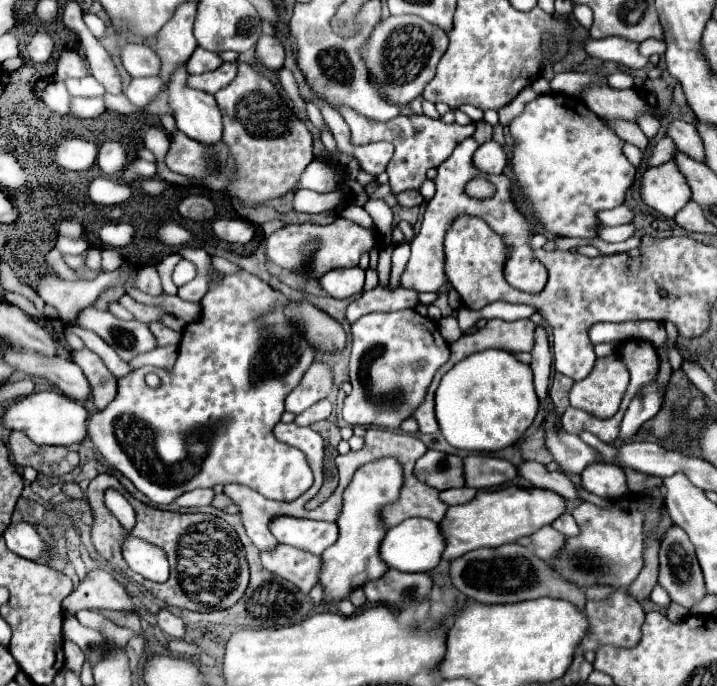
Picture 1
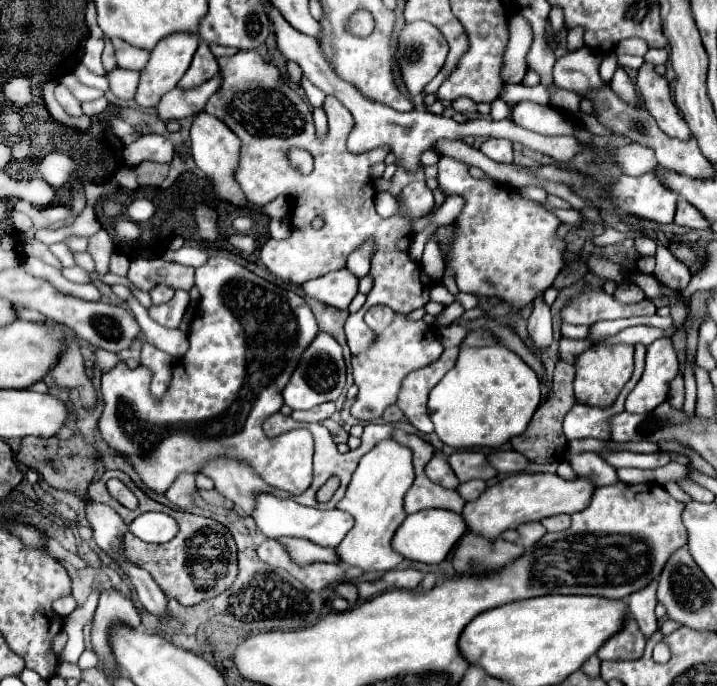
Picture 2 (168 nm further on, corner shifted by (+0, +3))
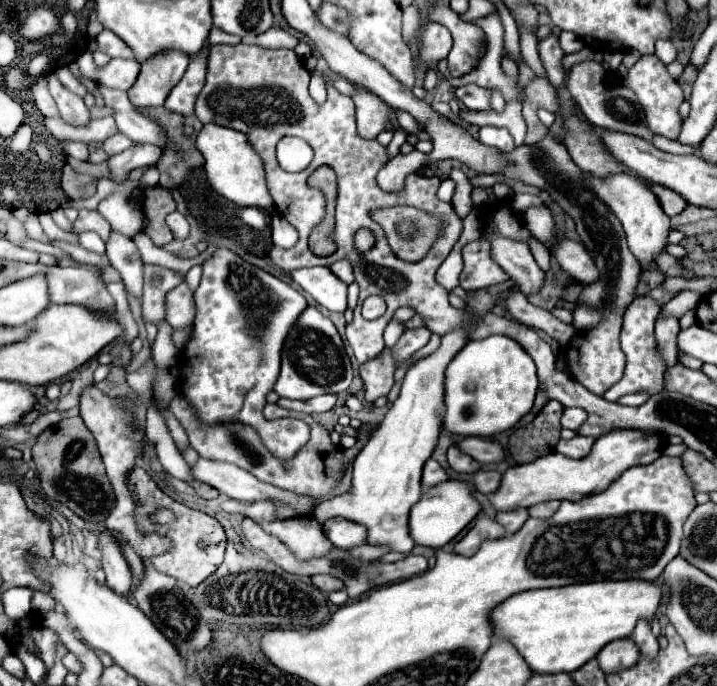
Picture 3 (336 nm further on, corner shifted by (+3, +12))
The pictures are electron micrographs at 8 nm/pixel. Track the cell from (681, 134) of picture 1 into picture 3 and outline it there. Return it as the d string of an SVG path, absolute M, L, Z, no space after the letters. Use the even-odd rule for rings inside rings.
M655 54L641 56L629 68L629 74L625 78L625 86L633 88L641 106L645 108L645 118L647 118L647 124L649 124L651 132L661 134L669 140L677 140L679 132L681 132L681 122L683 122L681 116L679 116L679 106L683 102L683 92L681 92L679 84L675 82L675 78L671 78L669 72L665 70L665 64Z

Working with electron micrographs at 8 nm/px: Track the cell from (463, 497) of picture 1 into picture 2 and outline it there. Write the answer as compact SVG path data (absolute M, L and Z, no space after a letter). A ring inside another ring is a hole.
M472 479L472 481L468 481L468 483L460 483L460 485L458 485L458 493L460 493L466 501L474 501L474 499L478 499L478 497L484 493L486 487L488 487L488 485L486 485L482 479Z

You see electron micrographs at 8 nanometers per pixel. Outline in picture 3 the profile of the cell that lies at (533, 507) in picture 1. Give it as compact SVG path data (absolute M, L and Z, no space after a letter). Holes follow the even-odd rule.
M607 432L597 438L589 456L573 460L561 456L559 452L551 452L549 456L537 458L527 464L509 466L501 478L501 484L493 496L489 494L489 502L497 512L509 512L517 508L531 508L539 502L549 500L581 500L589 494L603 492L617 476L621 476L627 468L637 464L649 464L661 456L663 438L649 436L649 432Z

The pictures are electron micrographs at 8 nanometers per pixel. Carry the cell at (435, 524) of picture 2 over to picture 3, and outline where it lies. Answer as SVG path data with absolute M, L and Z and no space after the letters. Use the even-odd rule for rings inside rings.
M447 480L445 484L437 484L423 492L421 500L411 508L409 514L409 534L415 544L427 548L443 548L449 540L453 540L477 514L481 512L481 504L471 496L471 484L461 480Z

